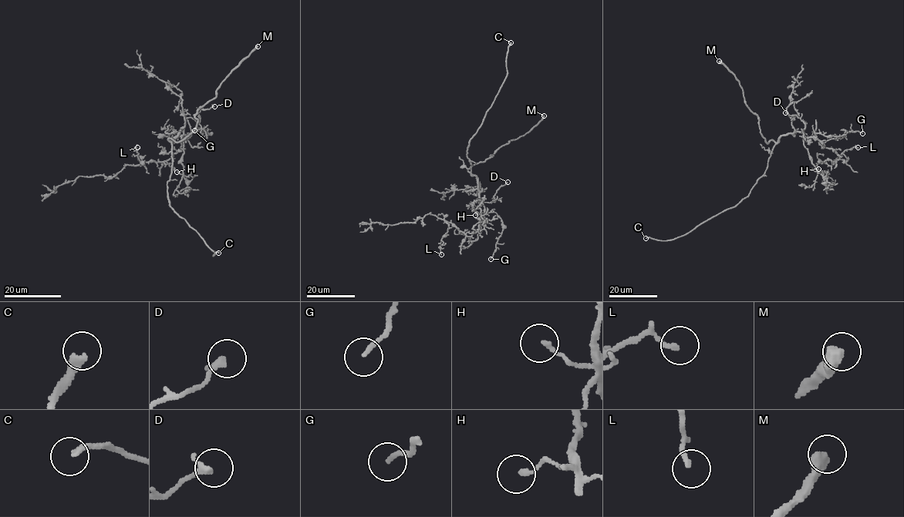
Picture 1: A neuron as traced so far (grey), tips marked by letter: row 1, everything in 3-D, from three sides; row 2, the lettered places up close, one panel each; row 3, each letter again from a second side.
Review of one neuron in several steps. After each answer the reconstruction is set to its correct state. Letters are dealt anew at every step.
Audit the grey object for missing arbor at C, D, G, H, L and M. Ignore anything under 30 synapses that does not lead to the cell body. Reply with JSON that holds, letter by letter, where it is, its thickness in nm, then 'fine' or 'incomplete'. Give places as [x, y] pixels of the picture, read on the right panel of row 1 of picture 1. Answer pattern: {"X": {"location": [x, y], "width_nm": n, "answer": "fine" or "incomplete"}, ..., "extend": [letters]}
{"C": {"location": [645, 238], "width_nm": 260, "answer": "incomplete"}, "D": {"location": [785, 112], "width_nm": 220, "answer": "fine"}, "G": {"location": [862, 133], "width_nm": 170, "answer": "fine"}, "H": {"location": [818, 169], "width_nm": 140, "answer": "fine"}, "L": {"location": [858, 147], "width_nm": 170, "answer": "fine"}, "M": {"location": [719, 61], "width_nm": 550, "answer": "incomplete"}, "extend": ["C", "M"]}

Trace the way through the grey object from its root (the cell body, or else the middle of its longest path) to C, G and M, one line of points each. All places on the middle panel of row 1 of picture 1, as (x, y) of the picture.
C: (478, 182), (470, 173), (467, 149), (504, 80), (506, 56), (511, 42)
G: (478, 182), (479, 197), (484, 209), (495, 213), (503, 226), (496, 251), (490, 259)
M: (478, 182), (468, 169), (490, 157), (509, 141), (524, 135), (544, 115)

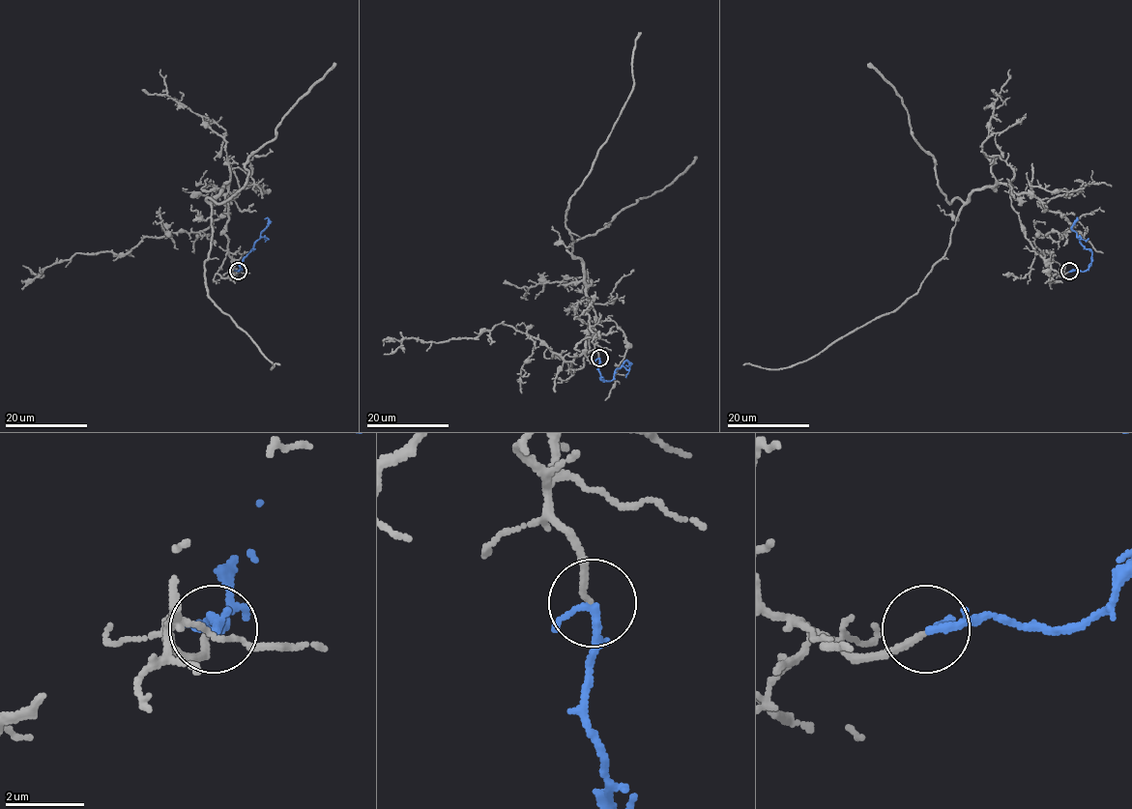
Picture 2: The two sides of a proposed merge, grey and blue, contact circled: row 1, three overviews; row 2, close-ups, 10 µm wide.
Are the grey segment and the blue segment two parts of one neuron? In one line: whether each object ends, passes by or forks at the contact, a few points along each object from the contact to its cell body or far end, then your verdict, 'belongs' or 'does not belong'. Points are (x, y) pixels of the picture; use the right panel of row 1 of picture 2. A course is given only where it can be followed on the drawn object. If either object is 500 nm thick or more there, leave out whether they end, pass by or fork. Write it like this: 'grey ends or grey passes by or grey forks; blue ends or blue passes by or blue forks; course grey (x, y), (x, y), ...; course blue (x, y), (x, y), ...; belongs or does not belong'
grey ends; blue forks; course grey (1069, 272), (1027, 239), (1010, 187), (986, 185), (895, 309), (794, 365), (742, 365); course blue (1069, 272), (1085, 272), (1091, 256), (1091, 251), (1085, 247), (1071, 228), (1076, 218); belongs

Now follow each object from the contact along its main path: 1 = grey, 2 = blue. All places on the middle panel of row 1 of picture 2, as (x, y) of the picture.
1: (598, 358), (586, 313), (585, 263), (572, 254), (565, 221), (570, 197), (629, 96), (640, 32)
2: (598, 358), (601, 378), (606, 381), (610, 381), (616, 369), (626, 361), (628, 366), (625, 365)

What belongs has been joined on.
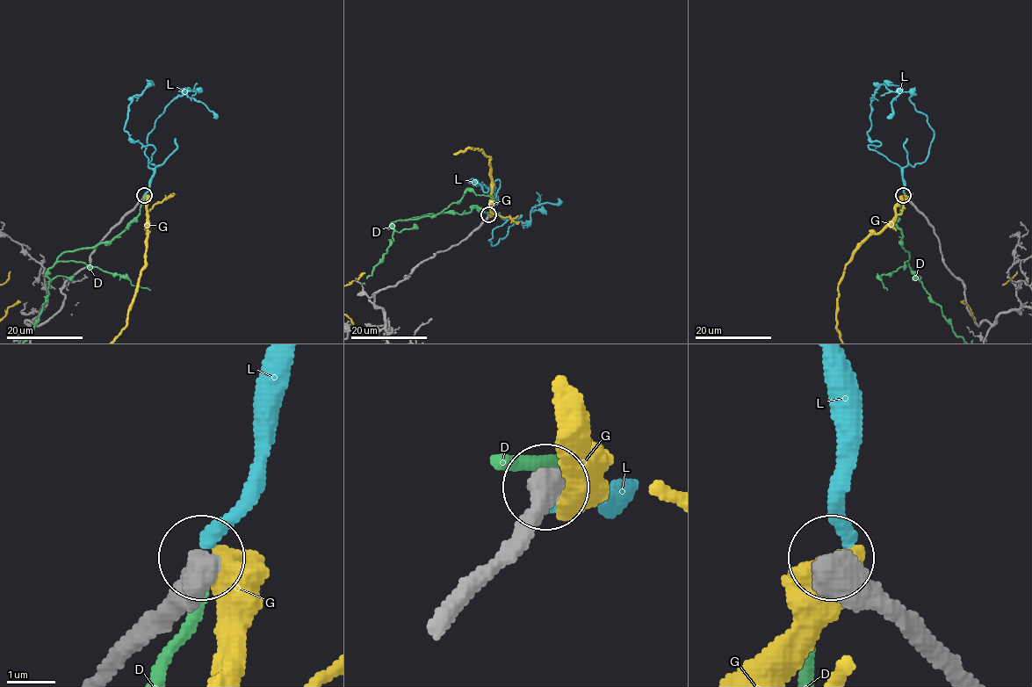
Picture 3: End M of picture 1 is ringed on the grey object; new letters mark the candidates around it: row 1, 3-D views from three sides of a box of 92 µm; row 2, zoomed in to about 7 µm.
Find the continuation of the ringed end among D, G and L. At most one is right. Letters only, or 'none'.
none

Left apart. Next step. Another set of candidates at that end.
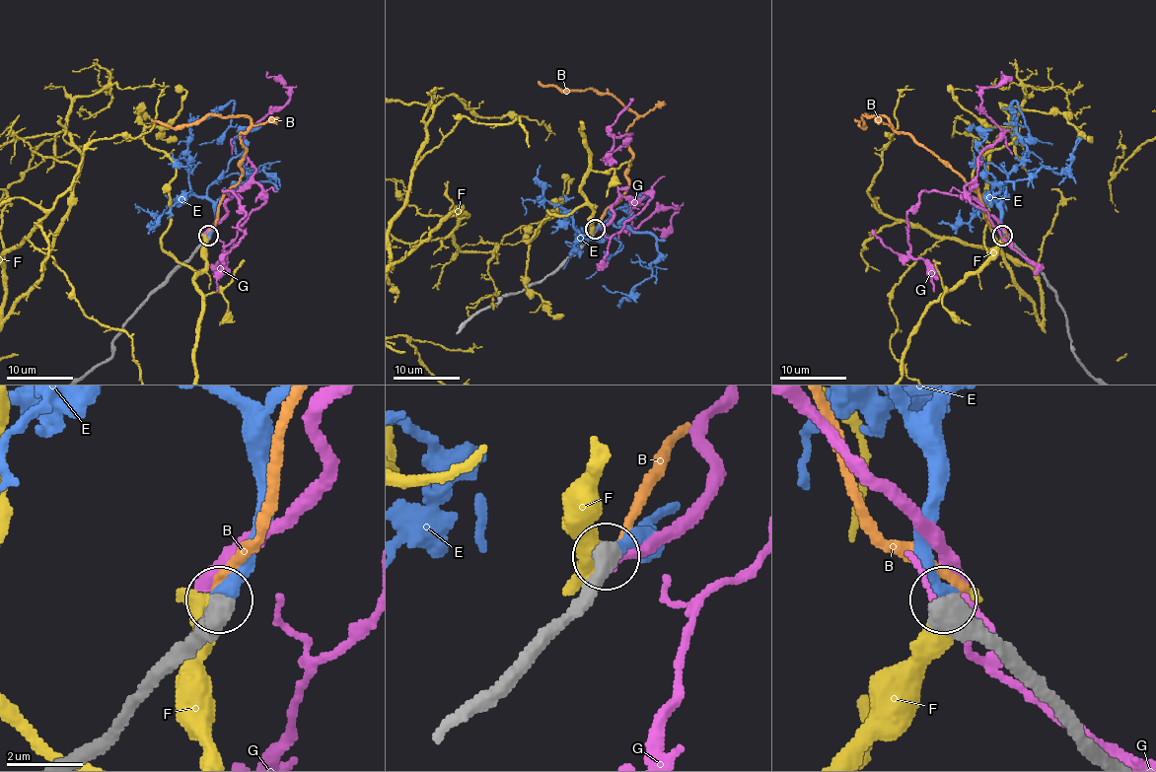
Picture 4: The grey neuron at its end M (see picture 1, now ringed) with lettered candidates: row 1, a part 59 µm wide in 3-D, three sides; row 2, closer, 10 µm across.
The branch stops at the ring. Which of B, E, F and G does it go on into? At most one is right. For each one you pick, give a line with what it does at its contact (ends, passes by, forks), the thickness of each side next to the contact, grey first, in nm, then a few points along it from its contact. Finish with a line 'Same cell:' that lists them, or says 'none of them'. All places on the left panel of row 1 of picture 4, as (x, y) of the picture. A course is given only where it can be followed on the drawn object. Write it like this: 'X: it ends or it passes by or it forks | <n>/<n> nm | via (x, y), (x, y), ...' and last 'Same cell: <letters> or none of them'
E: it ends | 650/400 nm | via (208, 236), (215, 205), (190, 187), (190, 127), (232, 101), (234, 110), (227, 130), (212, 142), (198, 144)
Same cell: E

